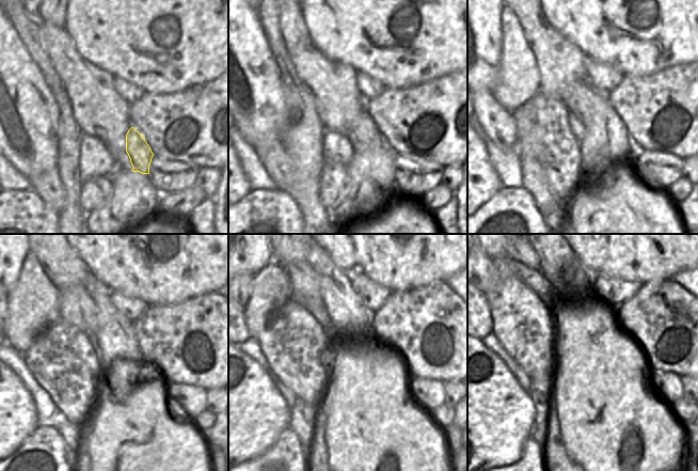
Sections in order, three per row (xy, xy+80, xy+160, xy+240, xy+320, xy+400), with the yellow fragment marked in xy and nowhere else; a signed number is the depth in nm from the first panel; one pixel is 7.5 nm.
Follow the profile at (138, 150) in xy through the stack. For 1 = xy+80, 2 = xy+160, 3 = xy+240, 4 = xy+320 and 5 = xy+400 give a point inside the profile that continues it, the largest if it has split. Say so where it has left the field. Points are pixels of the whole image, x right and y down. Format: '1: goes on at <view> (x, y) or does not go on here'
1: goes on at xy+80 (362, 132)
2: goes on at xy+160 (580, 98)
3: goes on at xy+240 (77, 307)
4: goes on at xy+320 (306, 292)
5: goes on at xy+400 (526, 255)

